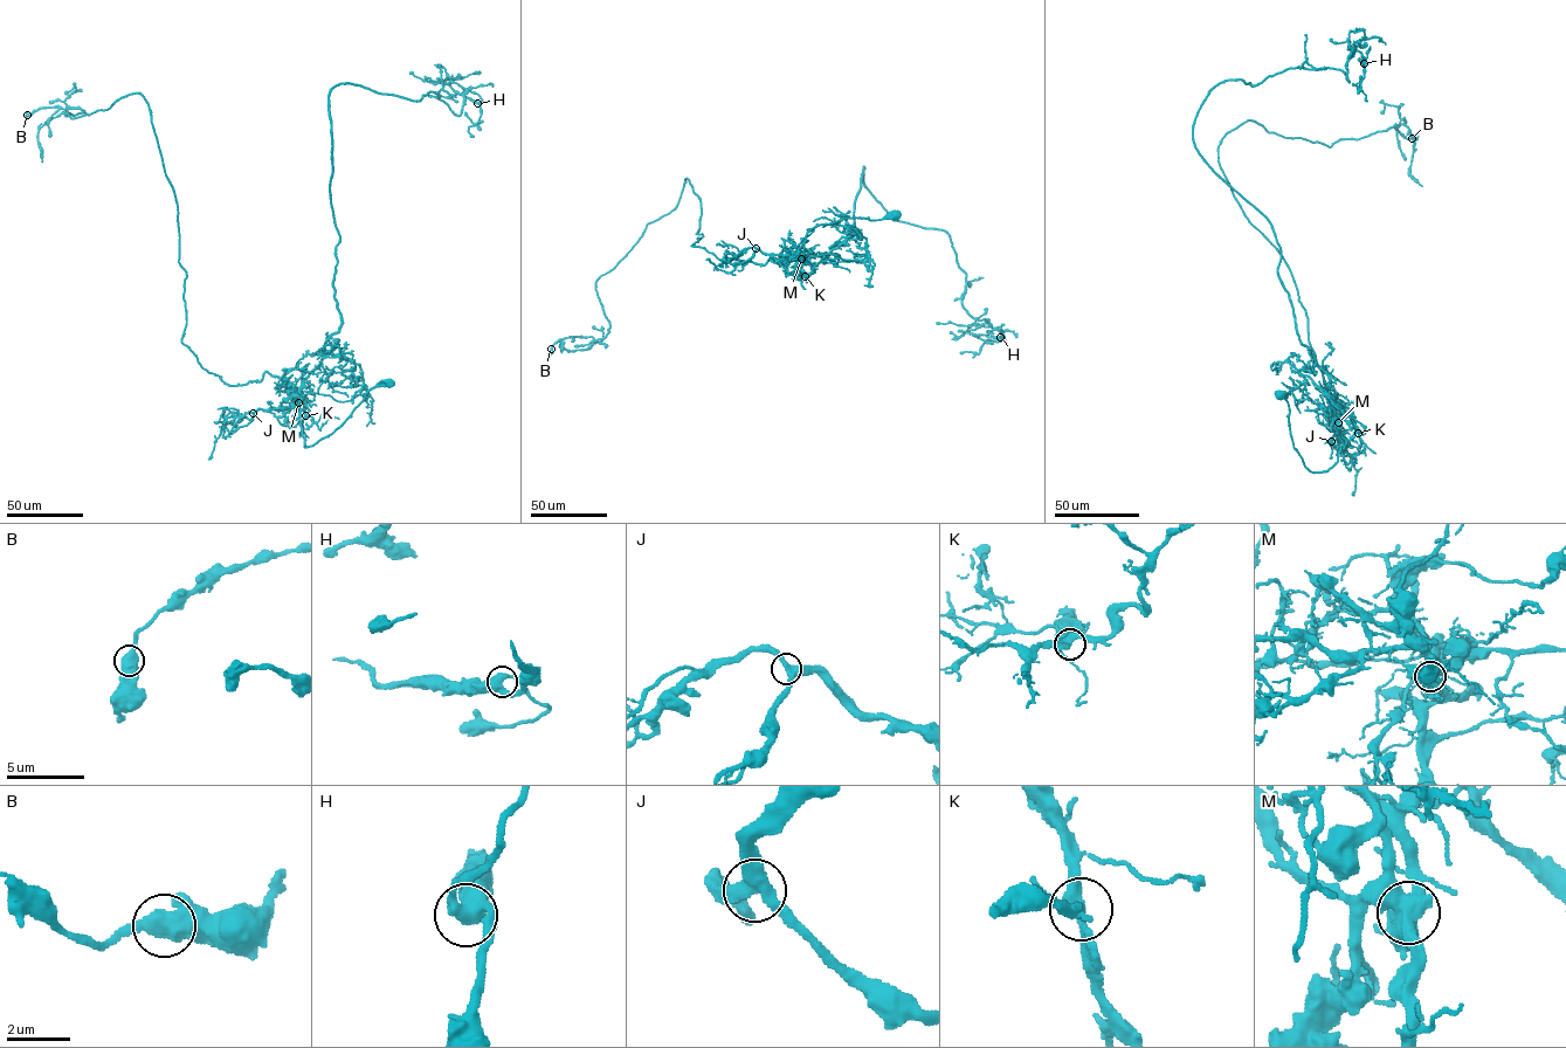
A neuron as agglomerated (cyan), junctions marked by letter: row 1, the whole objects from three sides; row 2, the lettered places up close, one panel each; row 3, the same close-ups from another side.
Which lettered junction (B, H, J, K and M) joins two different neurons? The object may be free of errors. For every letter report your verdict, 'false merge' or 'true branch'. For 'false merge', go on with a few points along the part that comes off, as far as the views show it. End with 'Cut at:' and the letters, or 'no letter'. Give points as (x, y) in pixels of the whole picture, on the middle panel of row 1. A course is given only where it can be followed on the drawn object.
B: true branch
H: true branch
J: true branch
K: true branch
M: false merge | (800, 259), (766, 254), (751, 247), (717, 266), (706, 260)
Cut at: M

